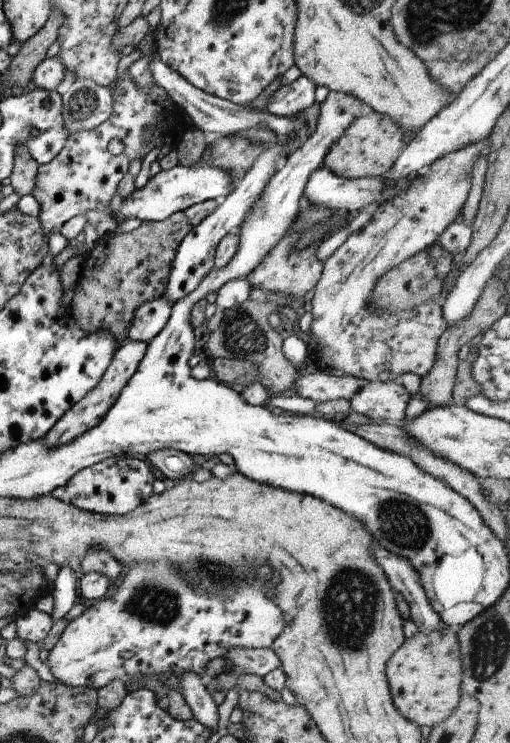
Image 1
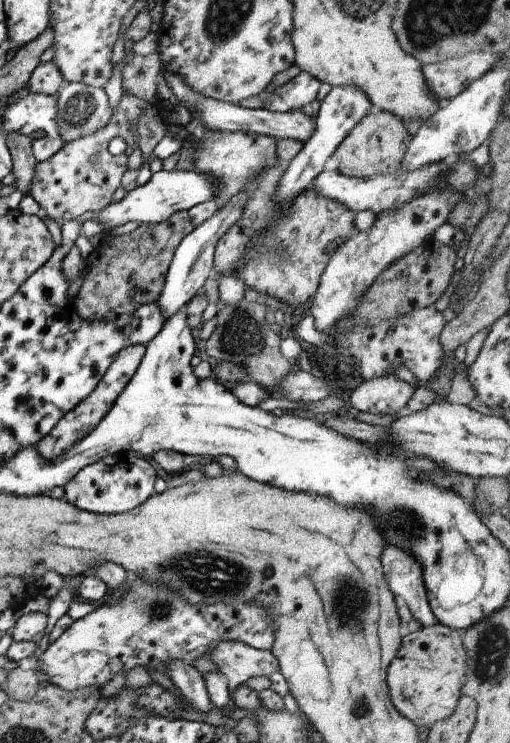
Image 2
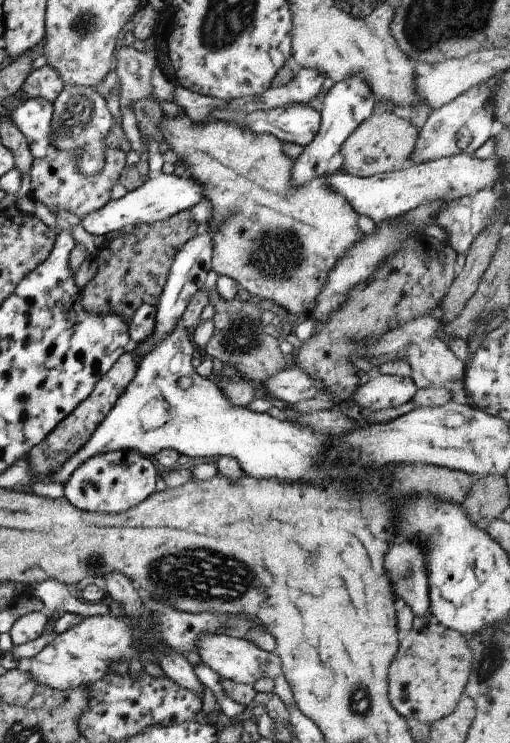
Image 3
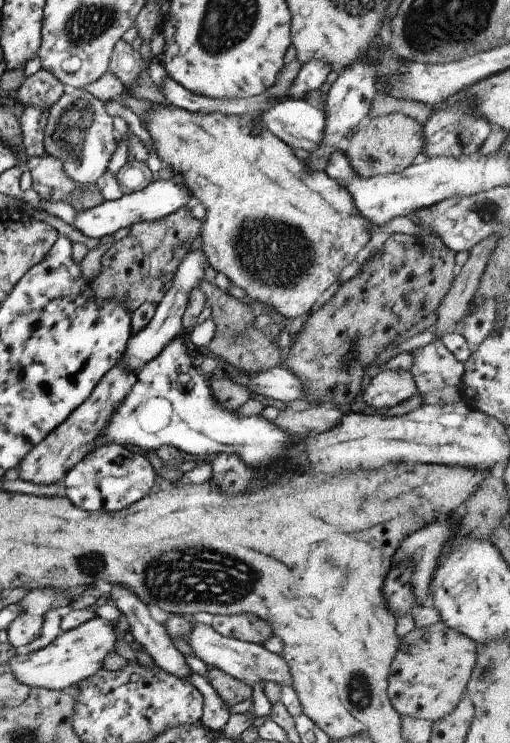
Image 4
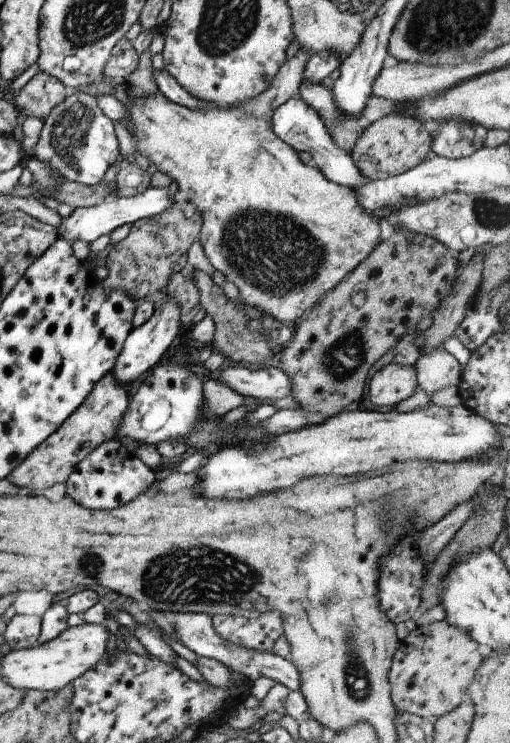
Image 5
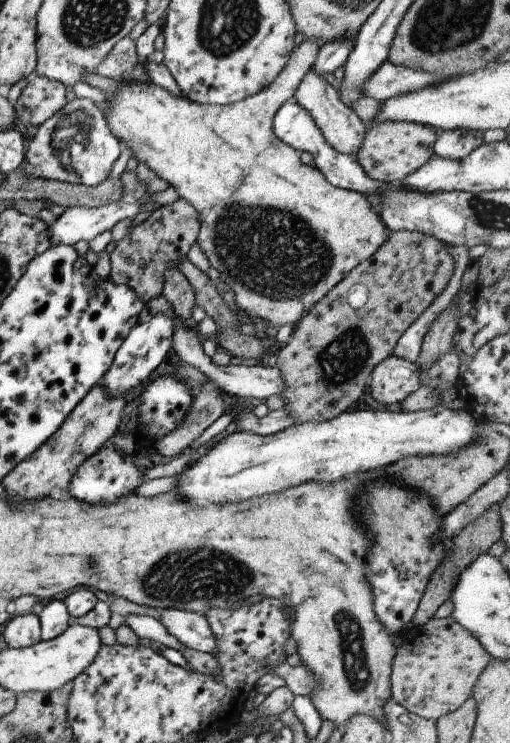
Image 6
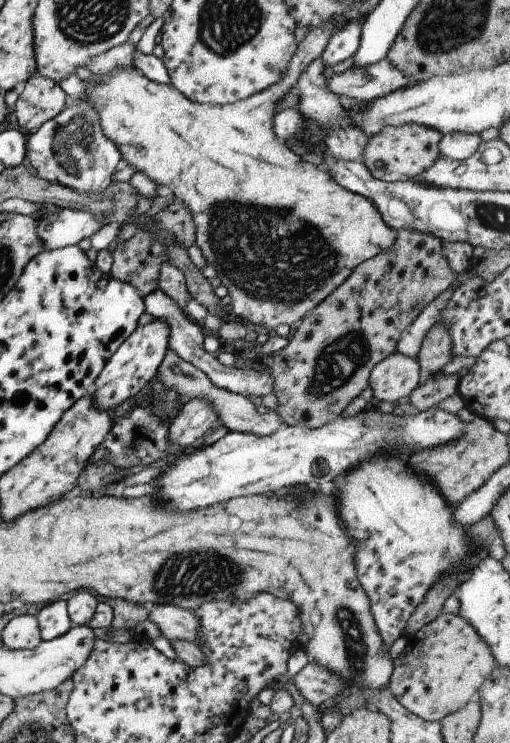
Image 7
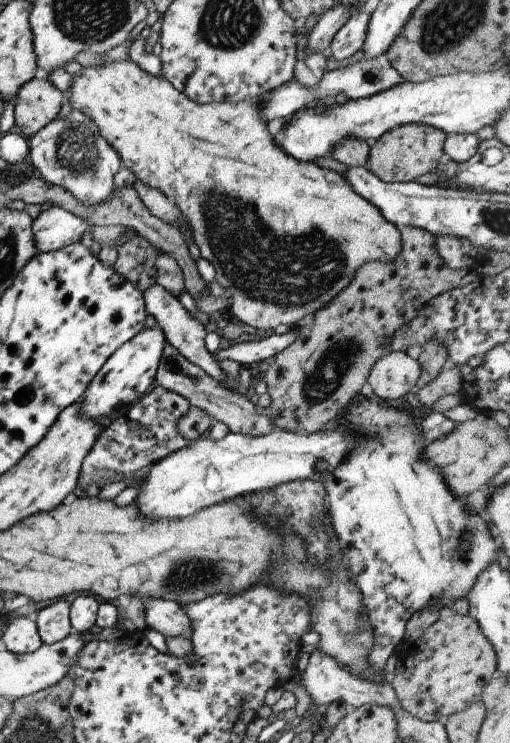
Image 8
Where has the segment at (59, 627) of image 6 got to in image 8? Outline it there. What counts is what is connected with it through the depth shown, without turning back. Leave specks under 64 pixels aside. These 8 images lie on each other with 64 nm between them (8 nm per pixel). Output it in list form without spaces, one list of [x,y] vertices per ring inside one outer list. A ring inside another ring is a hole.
[[[58,600],[39,610],[37,627],[43,643],[58,642],[72,633],[74,629],[69,619],[70,605],[66,600]]]

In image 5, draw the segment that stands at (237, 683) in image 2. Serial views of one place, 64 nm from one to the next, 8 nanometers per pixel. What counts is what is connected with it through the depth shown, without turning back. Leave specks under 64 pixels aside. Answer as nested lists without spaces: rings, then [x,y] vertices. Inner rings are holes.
[[[178,612],[170,614],[170,620],[178,639],[186,645],[197,656],[204,656],[206,658],[214,658],[224,664],[230,670],[242,674],[247,679],[248,683],[258,680],[260,676],[266,676],[274,682],[283,684],[289,691],[296,690],[300,692],[300,674],[296,670],[296,666],[292,664],[289,659],[282,658],[274,652],[258,652],[258,650],[248,650],[248,648],[240,648],[236,643],[222,640],[216,634],[213,627],[213,621],[207,613],[188,613]]]

